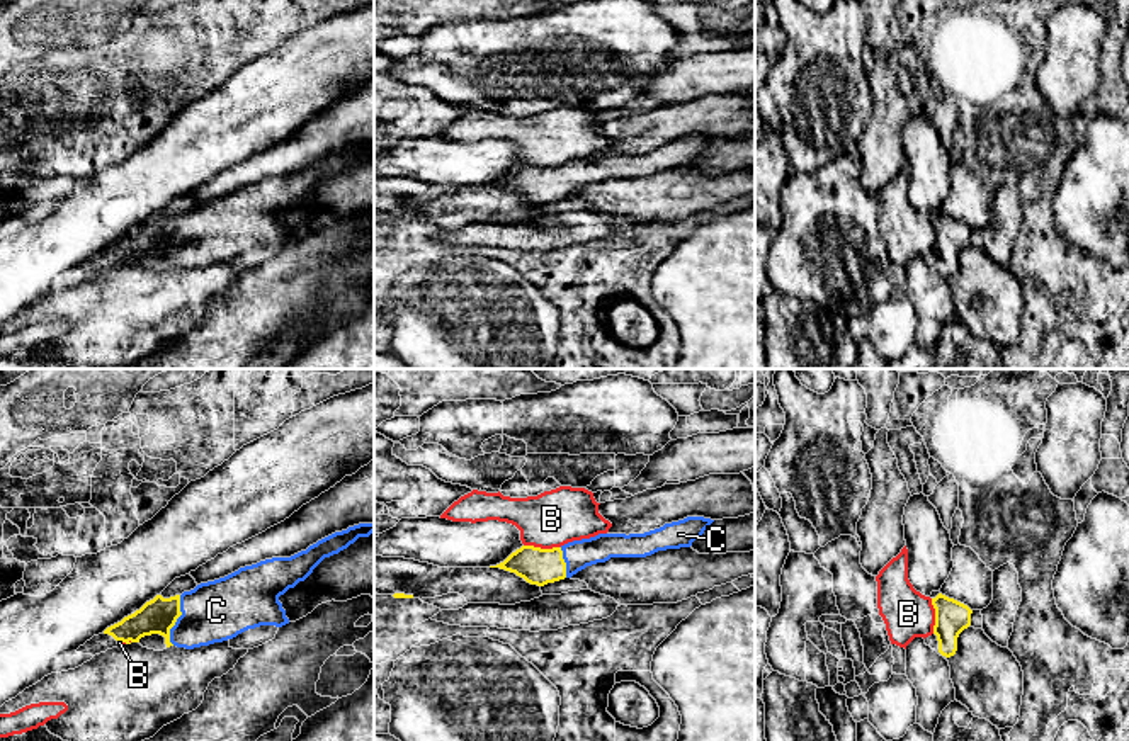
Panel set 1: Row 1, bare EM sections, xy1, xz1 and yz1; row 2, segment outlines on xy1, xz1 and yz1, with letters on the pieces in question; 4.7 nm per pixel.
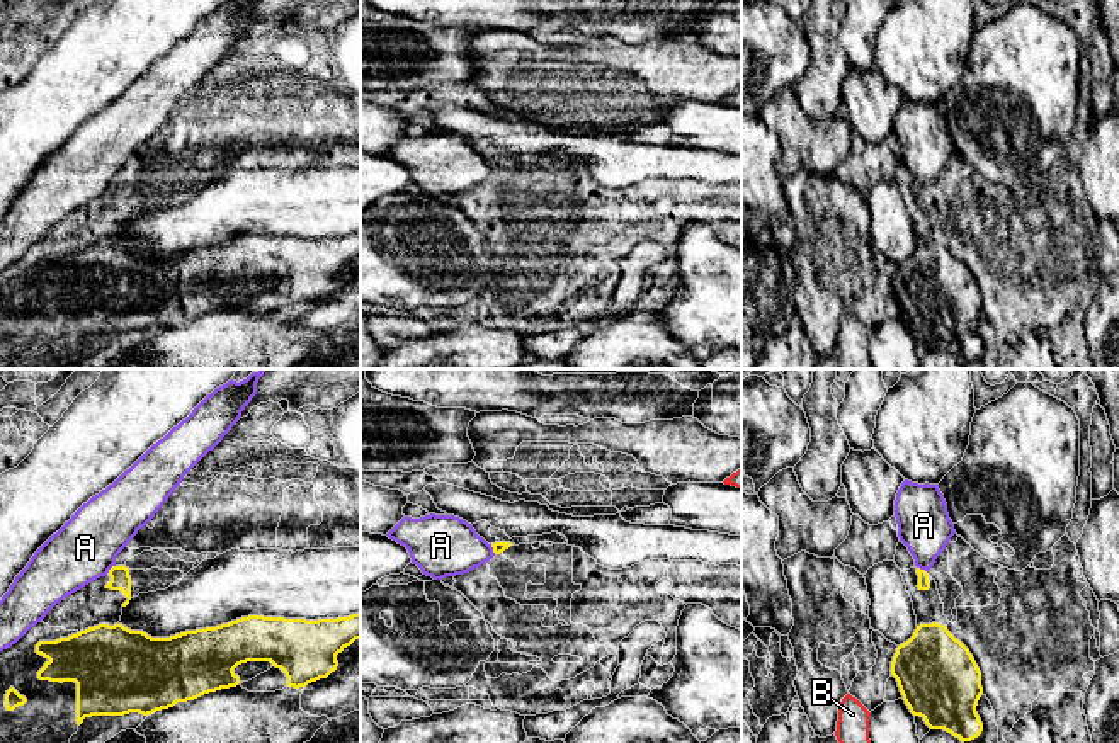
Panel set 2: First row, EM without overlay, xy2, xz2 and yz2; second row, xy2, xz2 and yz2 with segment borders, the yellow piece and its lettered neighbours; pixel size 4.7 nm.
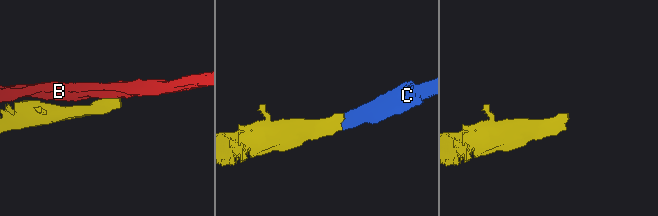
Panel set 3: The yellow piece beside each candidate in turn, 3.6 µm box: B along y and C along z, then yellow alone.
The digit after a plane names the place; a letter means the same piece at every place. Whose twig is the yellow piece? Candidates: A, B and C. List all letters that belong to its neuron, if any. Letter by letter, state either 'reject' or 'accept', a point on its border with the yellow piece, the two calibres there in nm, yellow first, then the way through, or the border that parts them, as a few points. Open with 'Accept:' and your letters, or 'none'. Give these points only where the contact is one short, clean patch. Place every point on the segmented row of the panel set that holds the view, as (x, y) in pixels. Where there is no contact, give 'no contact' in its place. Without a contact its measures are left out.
Accept: C
A: reject; contact yz2 (922, 570); calibres 50 and 260 nm; border yz2 (917, 567), (927, 572)
B: reject; contact xz1 (543, 549); calibres 180 and 260 nm
C: accept; contact xy1 (175, 621); calibres 170 and 280 nm; way xy1 (158, 616), (175, 621), (191, 621), (216, 610)

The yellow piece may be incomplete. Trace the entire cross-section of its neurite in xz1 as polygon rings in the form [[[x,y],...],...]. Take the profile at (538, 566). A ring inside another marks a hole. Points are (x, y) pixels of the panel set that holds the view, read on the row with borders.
[[[687,517],[644,534],[599,534],[553,549],[522,546],[503,563],[490,568],[515,573],[530,585],[544,586],[610,557],[646,557],[658,551],[690,547],[712,522]]]

